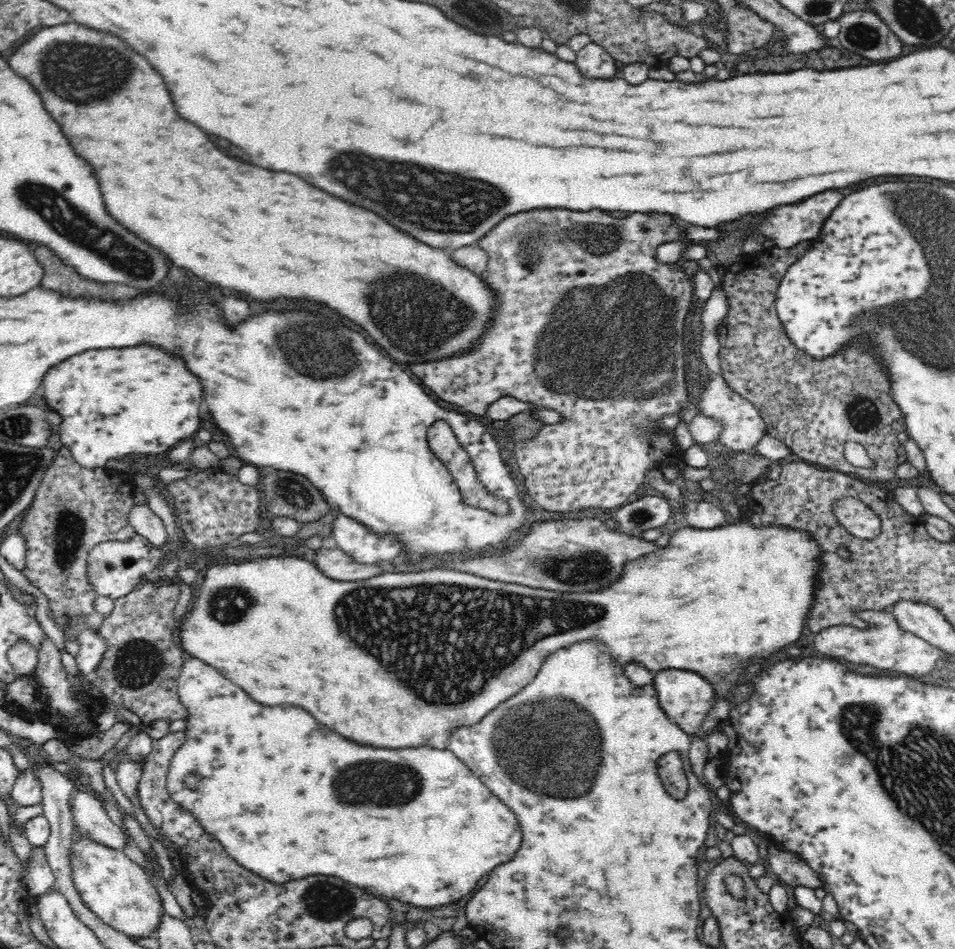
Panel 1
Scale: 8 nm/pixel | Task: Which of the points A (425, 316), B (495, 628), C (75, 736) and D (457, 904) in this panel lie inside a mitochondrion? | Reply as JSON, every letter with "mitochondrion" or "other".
{"A":"mitochondrion","B":"mitochondrion","C":"other","D":"other"}

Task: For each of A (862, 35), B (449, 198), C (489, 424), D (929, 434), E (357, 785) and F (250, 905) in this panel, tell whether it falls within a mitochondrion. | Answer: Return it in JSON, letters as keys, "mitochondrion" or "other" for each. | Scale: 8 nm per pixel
{"A":"mitochondrion","B":"mitochondrion","C":"other","D":"other","E":"mitochondrion","F":"other"}

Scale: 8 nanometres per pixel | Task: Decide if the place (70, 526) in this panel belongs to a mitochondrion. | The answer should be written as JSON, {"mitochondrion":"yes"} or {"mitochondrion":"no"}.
{"mitochondrion":"yes"}

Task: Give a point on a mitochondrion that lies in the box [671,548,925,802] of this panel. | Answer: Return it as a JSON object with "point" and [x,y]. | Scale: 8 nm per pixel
{"point":[733,684]}

